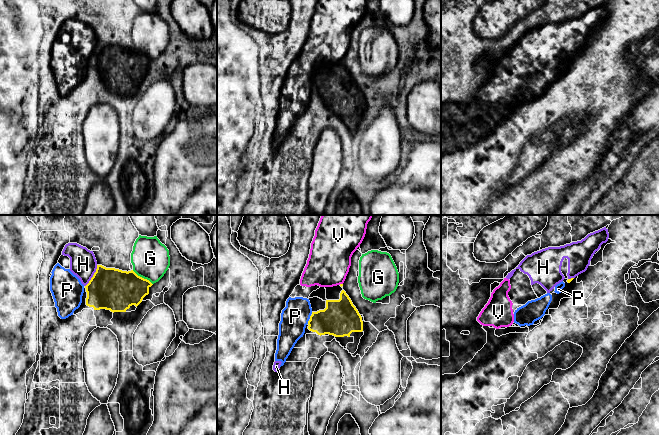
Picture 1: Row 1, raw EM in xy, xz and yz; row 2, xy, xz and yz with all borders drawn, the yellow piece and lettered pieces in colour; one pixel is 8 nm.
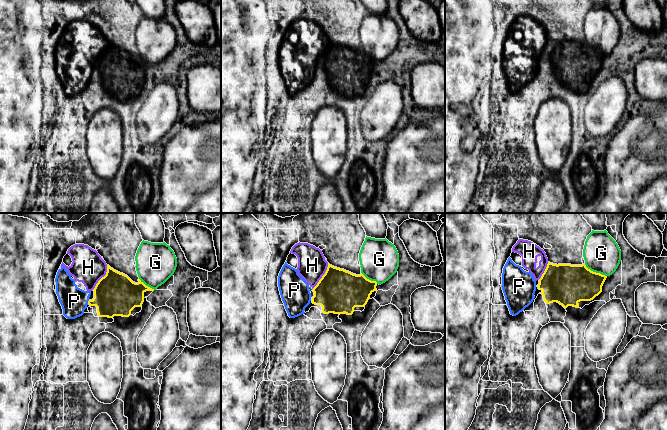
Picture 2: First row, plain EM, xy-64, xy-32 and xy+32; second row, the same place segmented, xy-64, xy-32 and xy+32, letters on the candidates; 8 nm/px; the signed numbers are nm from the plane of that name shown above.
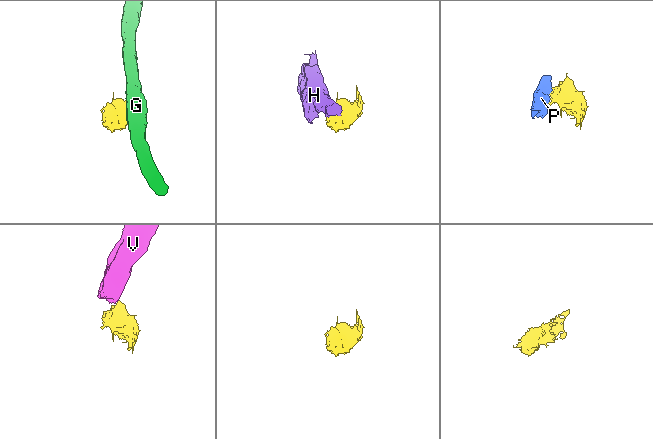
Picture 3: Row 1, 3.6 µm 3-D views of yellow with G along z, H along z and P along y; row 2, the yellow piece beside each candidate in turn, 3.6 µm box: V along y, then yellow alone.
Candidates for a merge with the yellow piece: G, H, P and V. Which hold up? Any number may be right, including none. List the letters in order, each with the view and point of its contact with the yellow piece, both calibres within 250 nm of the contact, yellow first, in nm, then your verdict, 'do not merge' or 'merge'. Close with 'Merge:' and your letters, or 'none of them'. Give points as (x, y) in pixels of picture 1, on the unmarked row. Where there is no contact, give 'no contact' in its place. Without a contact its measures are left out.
G: meets yellow in xy at (141, 53); 340 nm thick on the yellow side, 300 nm on the other; do not merge
H: meets yellow in xy at (93, 52); 340 nm thick on the yellow side, 220 nm on the other; do not merge
P: meets yellow in xz at (310, 93); 300 nm thick on the yellow side, 220 nm on the other; do not merge
V: meets yellow in xz at (340, 60); 20 nm thick on the yellow side, 340 nm on the other; do not merge
Merge: none of them

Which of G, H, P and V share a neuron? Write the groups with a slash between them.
G / H P V

